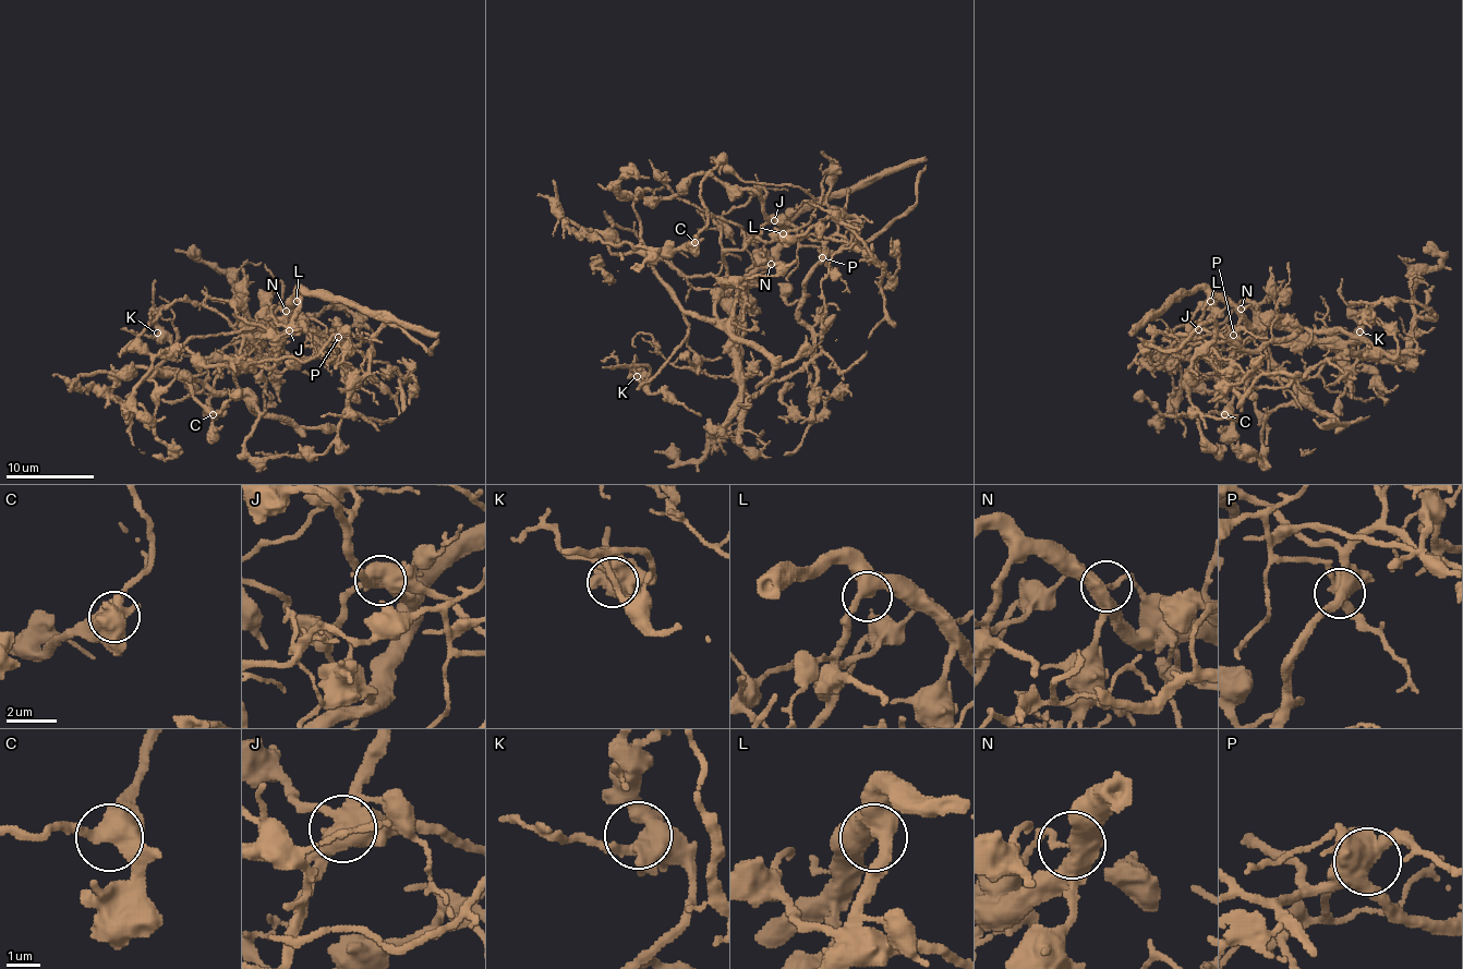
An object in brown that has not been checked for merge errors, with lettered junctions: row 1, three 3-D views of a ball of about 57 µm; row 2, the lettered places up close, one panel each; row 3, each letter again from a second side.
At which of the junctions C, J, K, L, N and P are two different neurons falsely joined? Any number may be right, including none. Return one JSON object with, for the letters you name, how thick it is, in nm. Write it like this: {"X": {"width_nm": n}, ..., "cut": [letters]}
{"J": {"width_nm": 600}, "N": {"width_nm": 420}, "P": {"width_nm": 550}, "cut": ["J", "N", "P"]}

